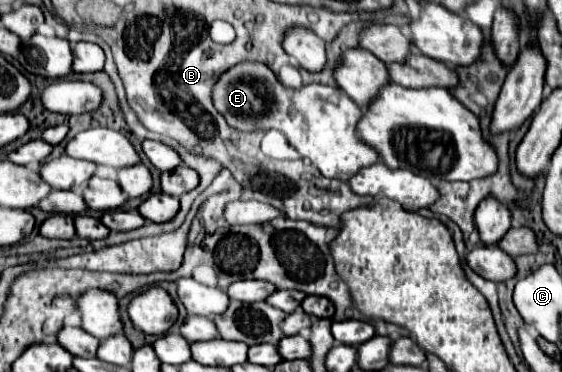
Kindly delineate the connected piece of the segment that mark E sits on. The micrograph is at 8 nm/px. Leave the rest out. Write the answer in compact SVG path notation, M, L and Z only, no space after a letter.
M245 62L219 78L213 90L213 102L233 128L279 128L287 136L289 144L299 154L309 158L311 164L315 164L327 178L347 182L361 168L373 166L381 160L379 152L357 136L357 122L361 120L363 112L341 88L309 84L297 92L291 92L265 64Z

